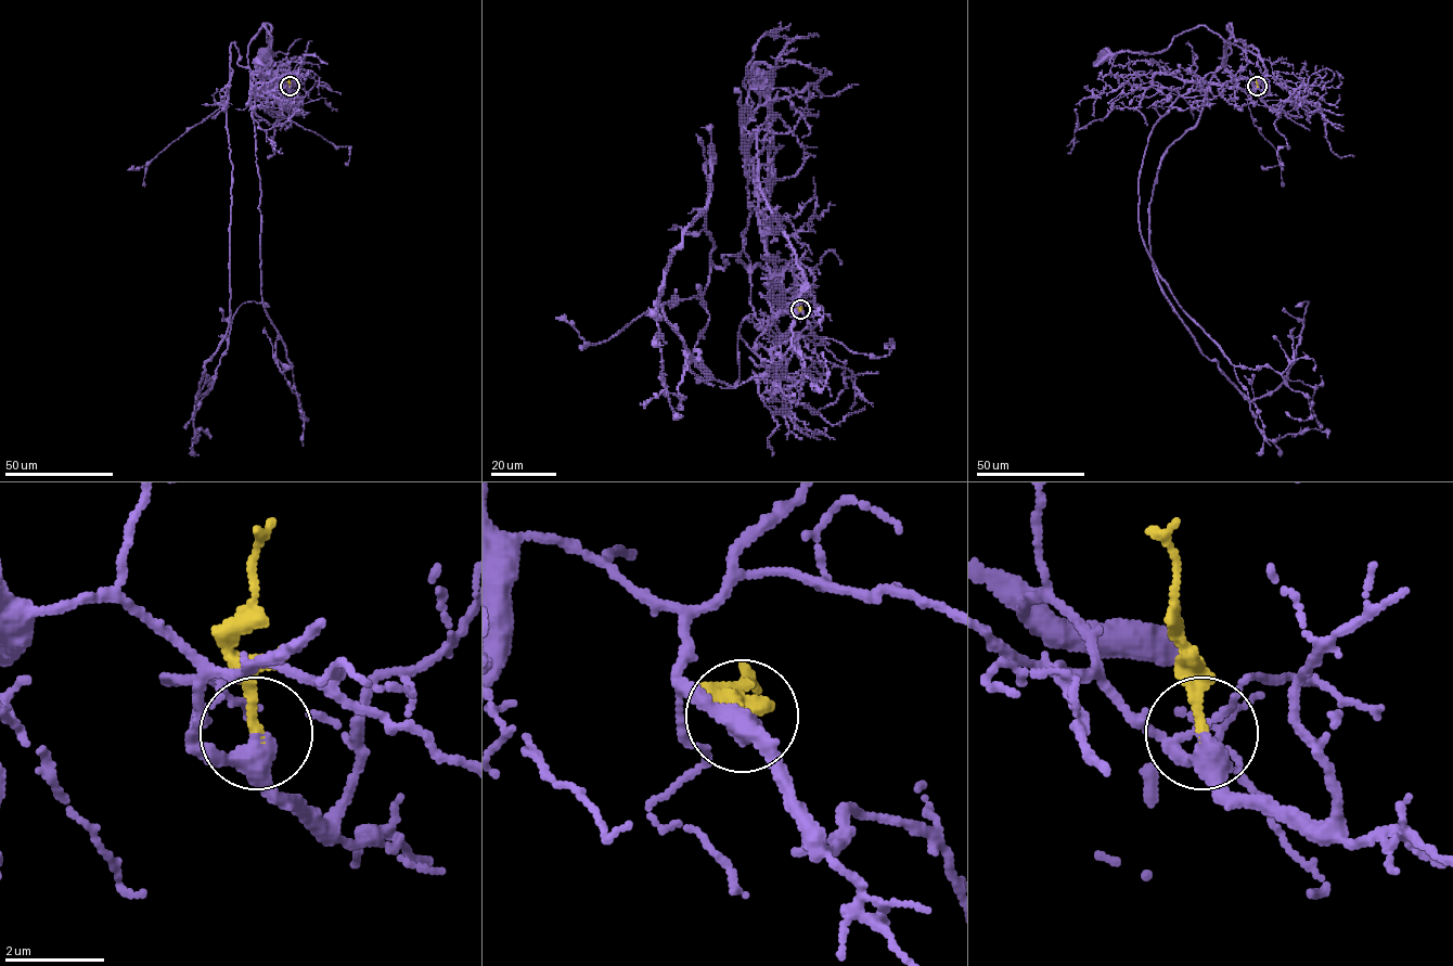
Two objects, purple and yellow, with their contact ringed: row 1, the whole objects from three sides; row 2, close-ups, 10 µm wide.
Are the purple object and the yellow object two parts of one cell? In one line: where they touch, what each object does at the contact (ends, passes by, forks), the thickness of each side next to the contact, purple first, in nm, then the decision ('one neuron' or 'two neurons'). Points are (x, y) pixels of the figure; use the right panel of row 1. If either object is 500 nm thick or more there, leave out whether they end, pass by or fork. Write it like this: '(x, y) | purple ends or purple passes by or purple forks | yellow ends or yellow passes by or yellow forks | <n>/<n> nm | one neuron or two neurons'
(1257, 86) | purple passes by | yellow ends | 360/200 nm | one neuron

